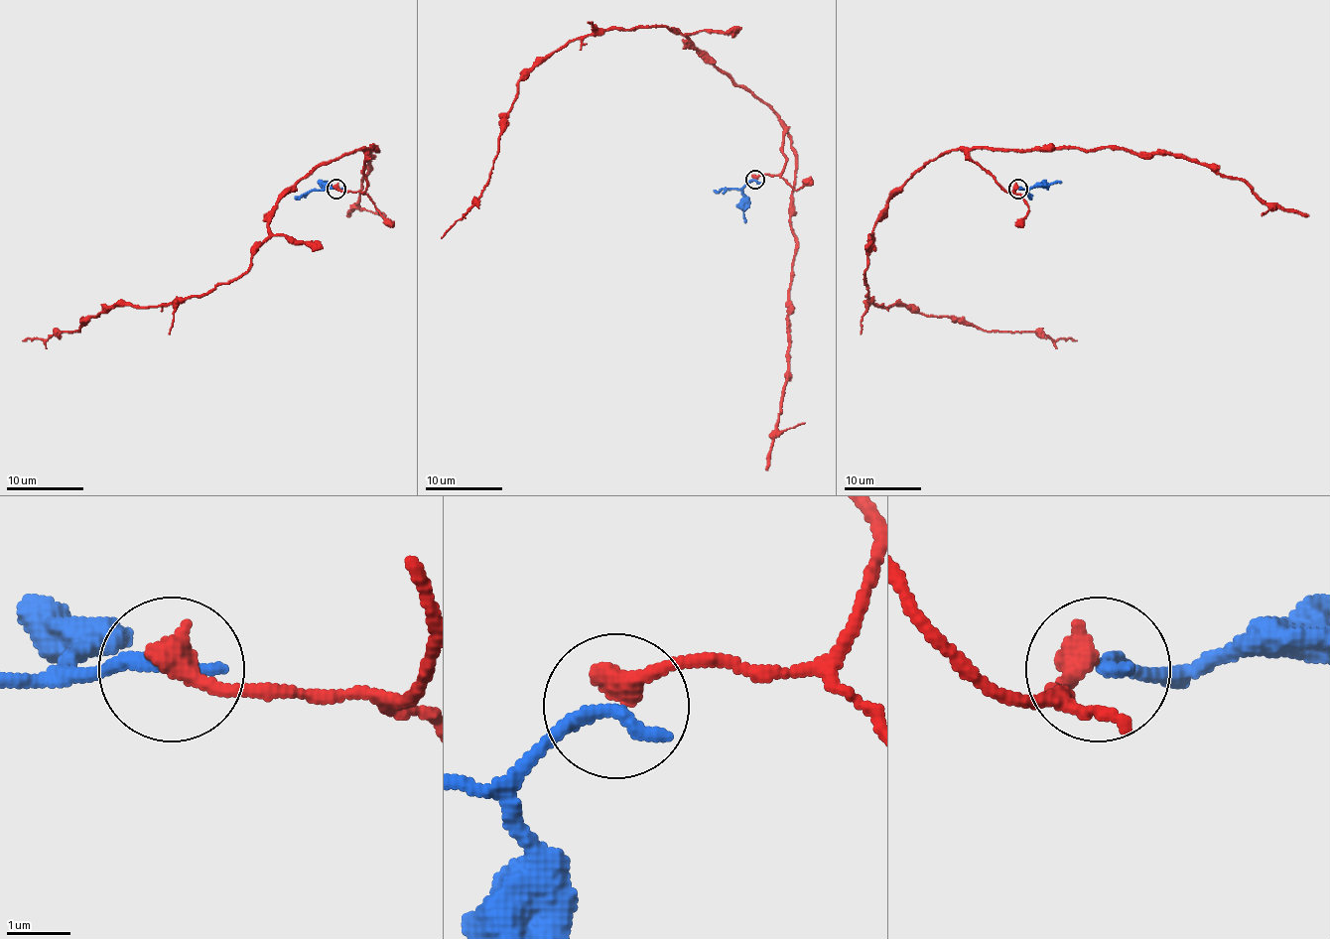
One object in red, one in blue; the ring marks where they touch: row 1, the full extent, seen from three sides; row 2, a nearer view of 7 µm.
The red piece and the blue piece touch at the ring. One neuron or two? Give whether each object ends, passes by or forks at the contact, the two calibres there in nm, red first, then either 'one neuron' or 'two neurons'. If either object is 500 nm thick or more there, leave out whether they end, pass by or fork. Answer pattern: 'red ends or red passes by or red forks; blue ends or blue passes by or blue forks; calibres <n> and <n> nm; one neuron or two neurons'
red ends; blue ends; calibres 440 and 260 nm; two neurons

